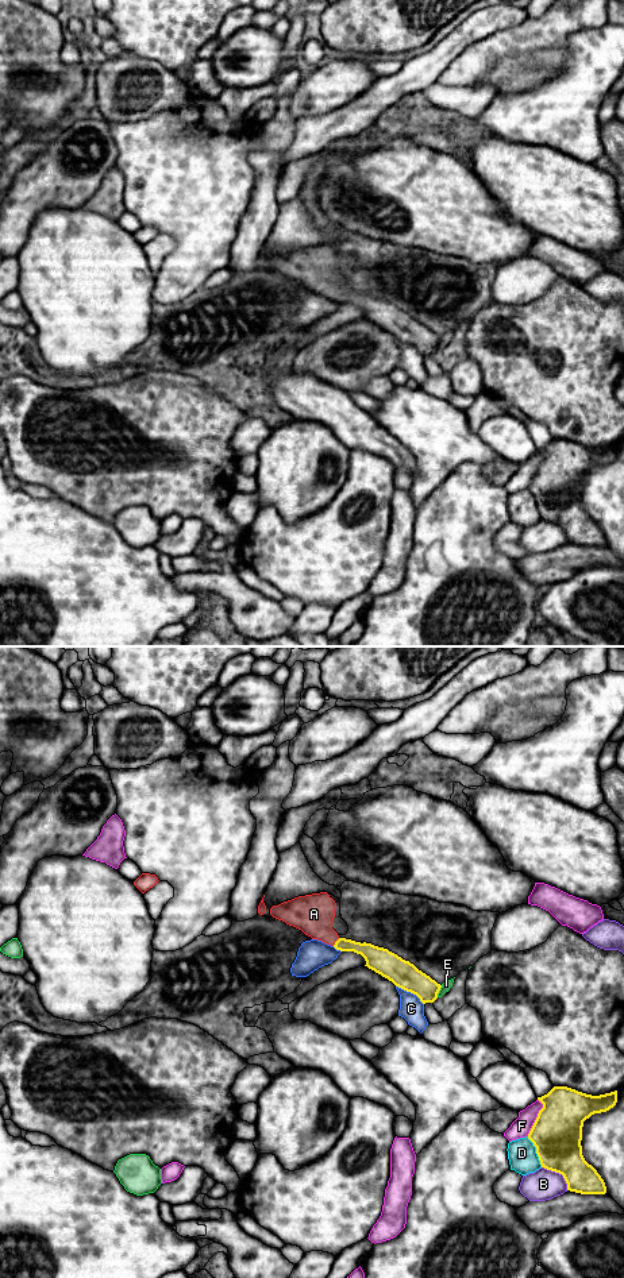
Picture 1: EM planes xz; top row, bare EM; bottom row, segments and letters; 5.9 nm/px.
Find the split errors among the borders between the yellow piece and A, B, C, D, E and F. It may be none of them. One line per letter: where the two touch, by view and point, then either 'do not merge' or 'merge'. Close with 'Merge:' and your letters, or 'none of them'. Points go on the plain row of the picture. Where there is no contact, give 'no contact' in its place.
A: xz (335, 294) | merge
B: xz (559, 525) | do not merge
C: xz (411, 344) | do not merge
D: xz (536, 504) | do not merge
E: xz (439, 342) | do not merge
F: xz (536, 470) | do not merge
Merge: A

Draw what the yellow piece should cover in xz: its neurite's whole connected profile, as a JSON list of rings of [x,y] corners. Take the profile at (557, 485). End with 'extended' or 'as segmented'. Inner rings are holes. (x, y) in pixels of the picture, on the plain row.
[[[554,439],[538,452],[543,460],[528,491],[536,499],[542,520],[562,526],[570,544],[605,547],[604,532],[582,507],[582,479],[592,467],[616,457],[617,443],[592,448],[567,439]]]; as segmented

